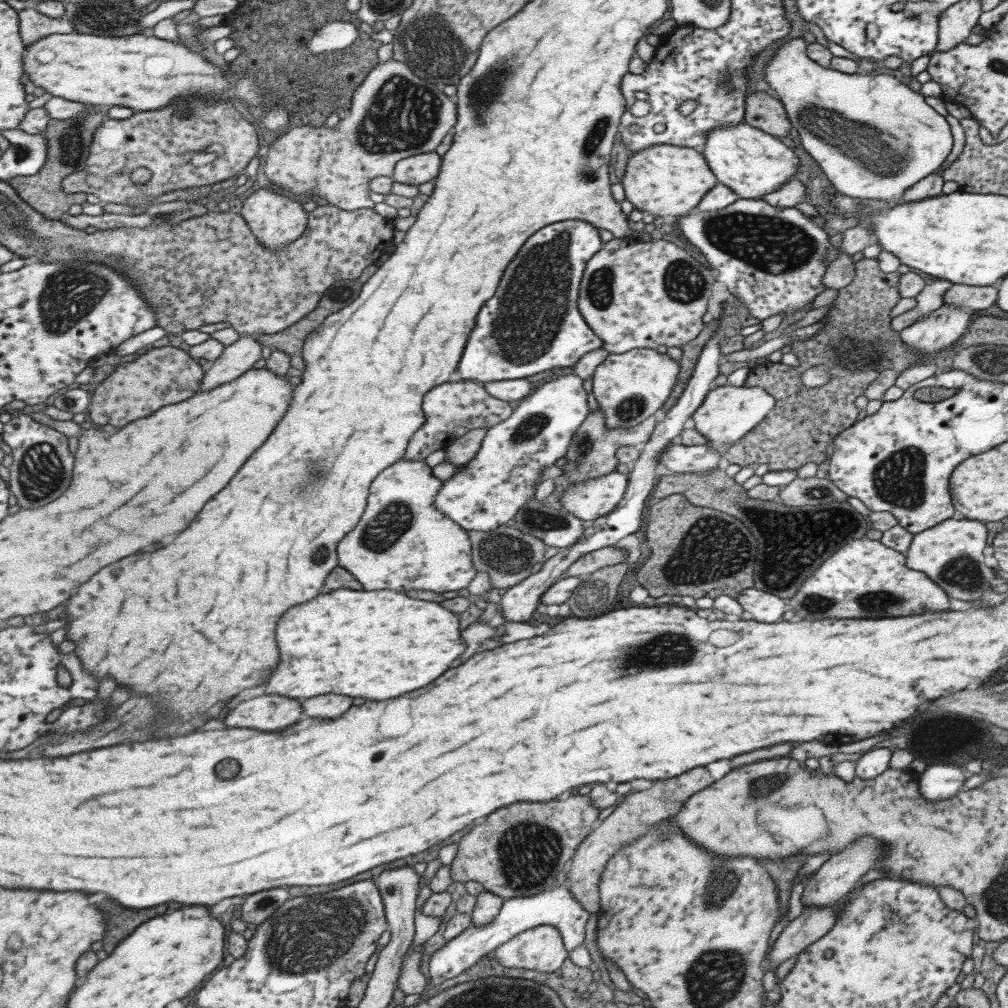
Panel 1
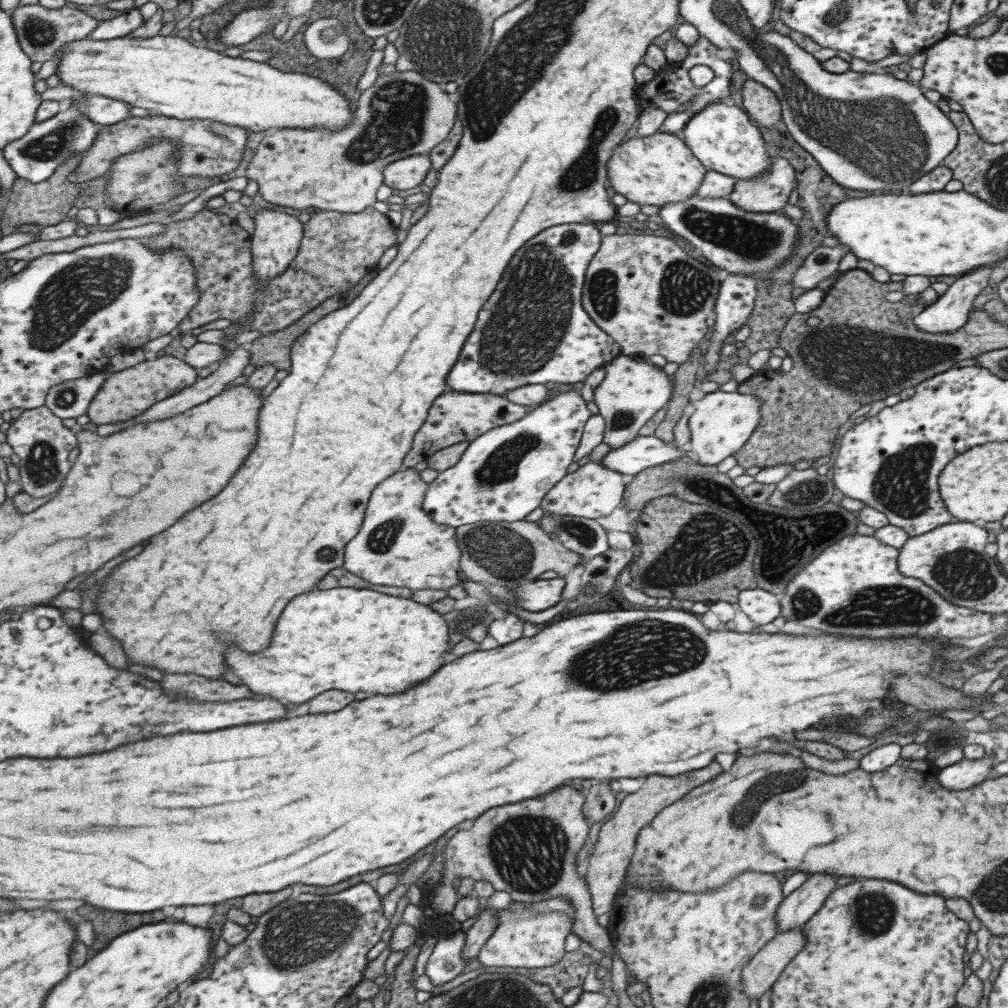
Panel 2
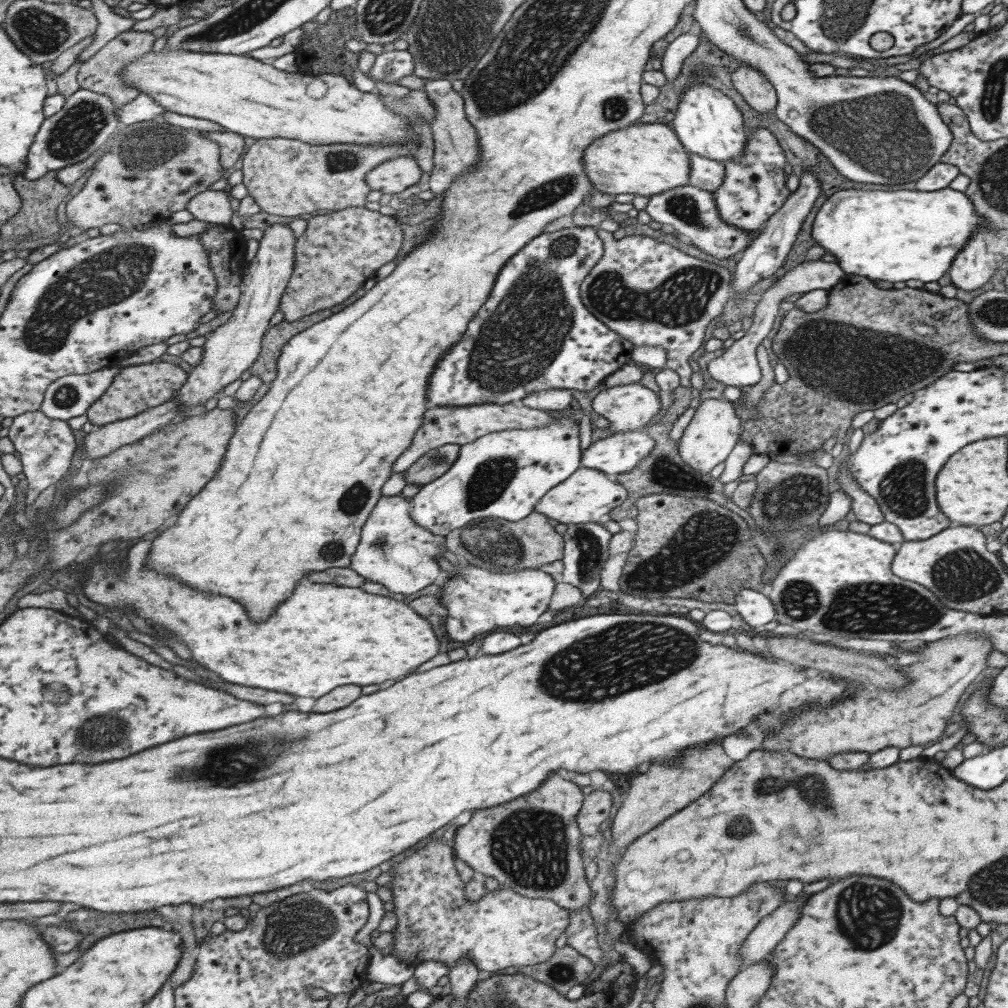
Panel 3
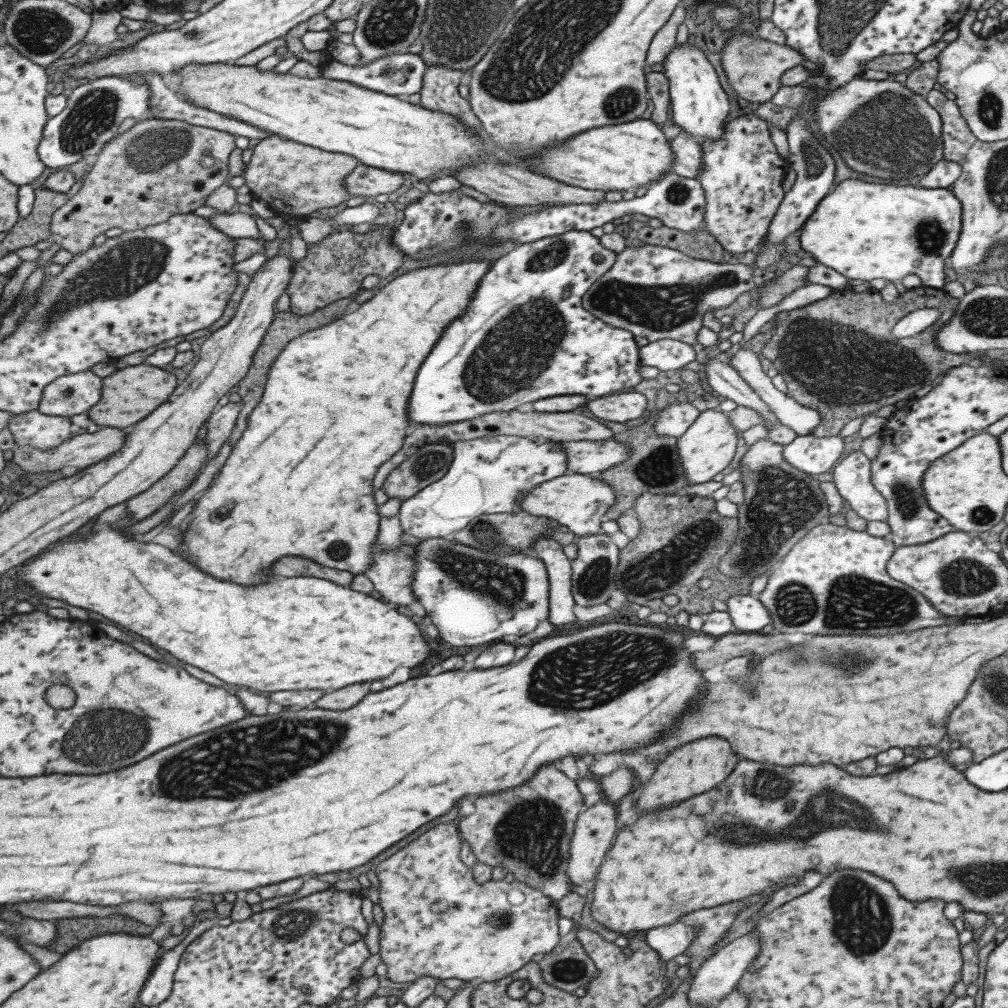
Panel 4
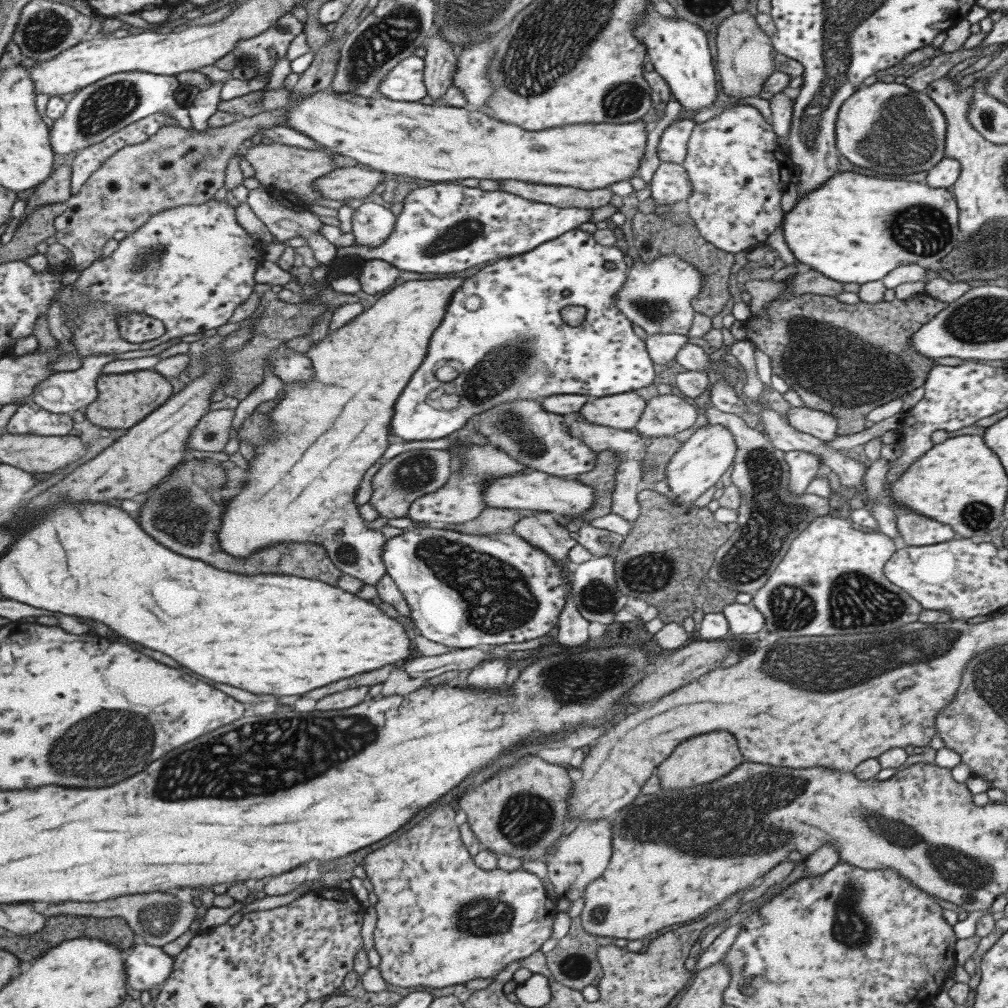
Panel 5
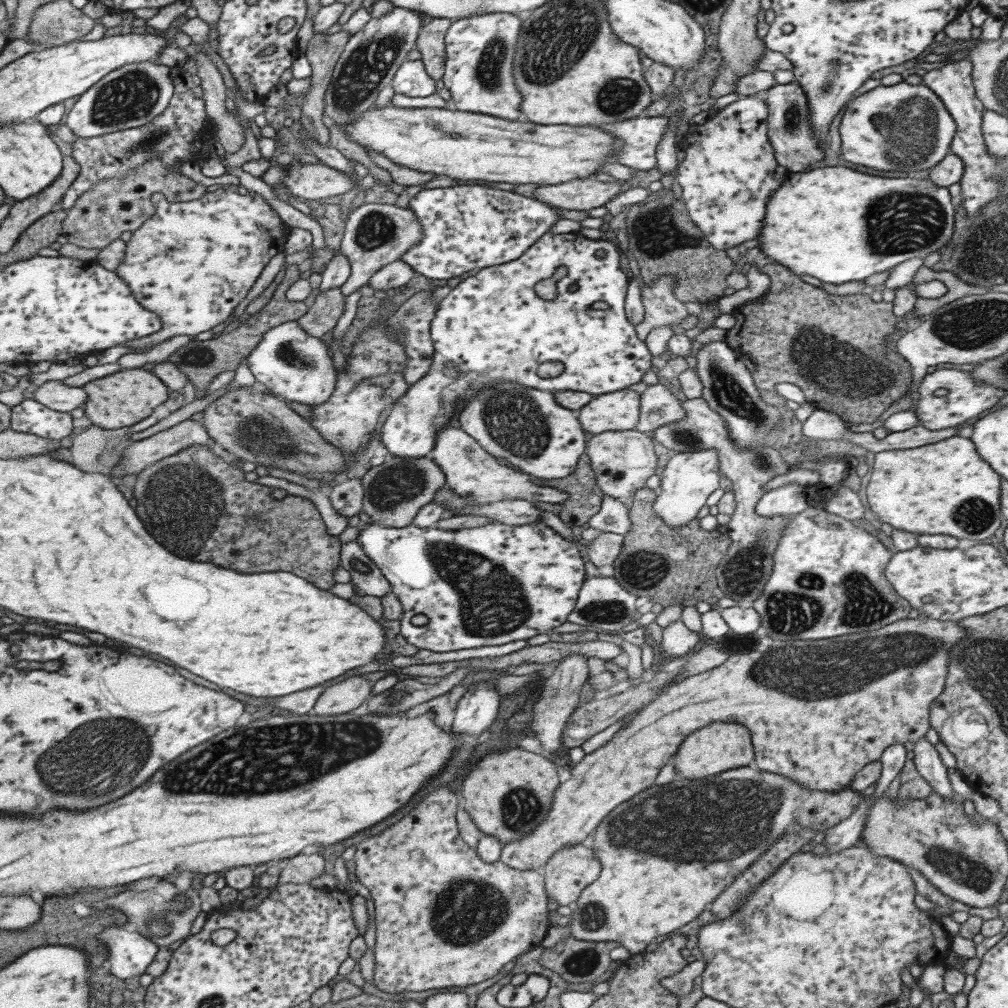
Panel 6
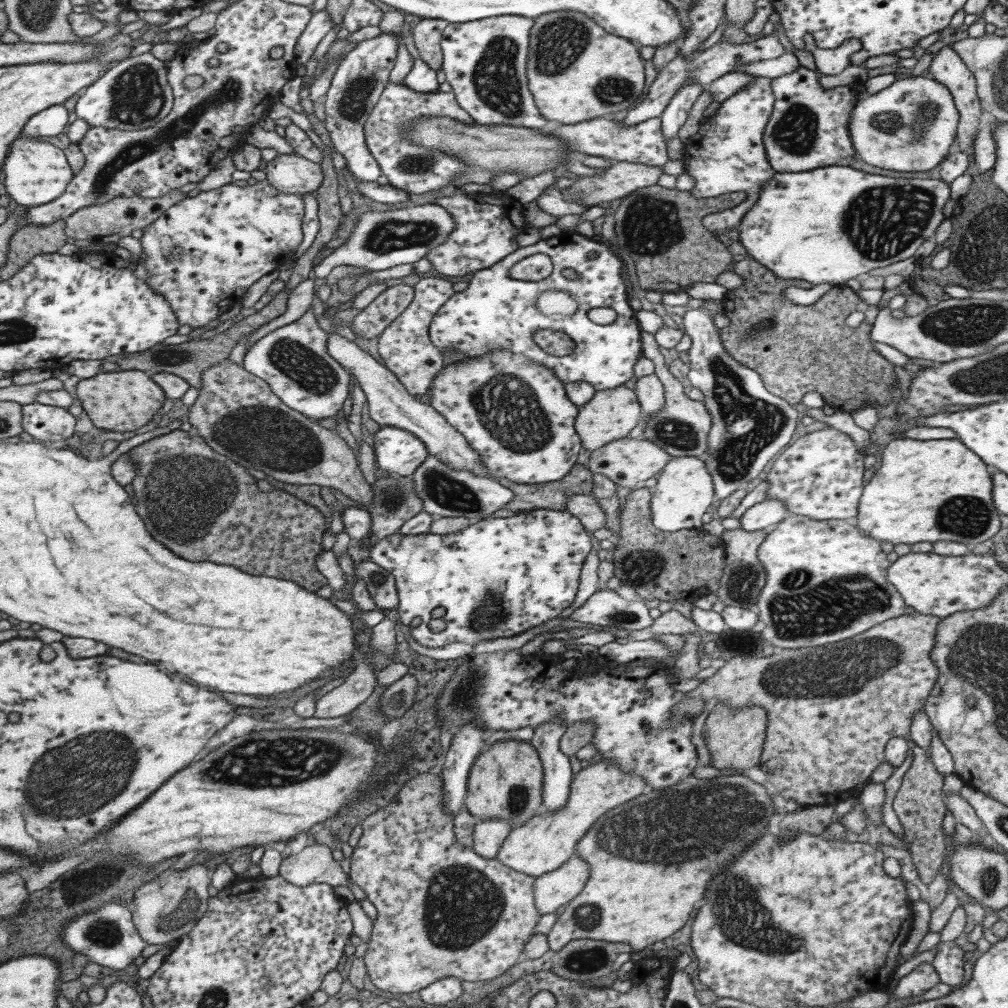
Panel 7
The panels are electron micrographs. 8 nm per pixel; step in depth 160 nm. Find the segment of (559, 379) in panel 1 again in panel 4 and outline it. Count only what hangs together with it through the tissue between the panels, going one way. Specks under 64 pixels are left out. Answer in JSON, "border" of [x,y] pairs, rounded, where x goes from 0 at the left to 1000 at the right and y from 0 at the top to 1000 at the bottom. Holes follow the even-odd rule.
{"border":[[[495,432],[437,439],[447,443],[447,459],[436,476],[398,497],[393,513],[401,530],[418,535],[445,533],[472,512],[512,508],[514,498],[530,482],[562,468],[561,447],[550,438]]]}

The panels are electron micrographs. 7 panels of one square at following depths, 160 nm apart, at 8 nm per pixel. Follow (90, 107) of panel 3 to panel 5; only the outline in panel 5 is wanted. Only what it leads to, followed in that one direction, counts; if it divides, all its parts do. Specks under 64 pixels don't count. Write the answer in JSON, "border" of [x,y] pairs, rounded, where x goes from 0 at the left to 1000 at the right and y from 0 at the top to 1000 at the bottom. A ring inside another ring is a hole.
{"border":[[[117,71],[105,75],[74,91],[65,103],[63,112],[51,124],[51,146],[54,152],[64,155],[89,146],[110,135],[119,127],[135,119],[161,111],[165,116],[174,118],[178,126],[191,128],[187,115],[187,107],[176,103],[173,91],[179,82],[174,74],[150,73],[149,71]]]}

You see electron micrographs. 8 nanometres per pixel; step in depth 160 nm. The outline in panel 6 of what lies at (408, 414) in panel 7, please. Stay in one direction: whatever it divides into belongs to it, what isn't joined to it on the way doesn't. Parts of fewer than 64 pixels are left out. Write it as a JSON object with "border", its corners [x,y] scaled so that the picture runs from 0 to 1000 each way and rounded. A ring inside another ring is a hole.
{"border":[[[447,423],[437,425],[433,431],[430,444],[424,450],[430,460],[434,460],[441,473],[441,481],[453,492],[466,493],[470,500],[489,500],[496,496],[509,496],[510,494],[531,498],[543,498],[543,500],[555,500],[562,496],[563,490],[554,484],[534,481],[529,478],[527,471],[509,464],[502,464],[493,459],[480,444],[477,444],[471,437],[462,429]]]}

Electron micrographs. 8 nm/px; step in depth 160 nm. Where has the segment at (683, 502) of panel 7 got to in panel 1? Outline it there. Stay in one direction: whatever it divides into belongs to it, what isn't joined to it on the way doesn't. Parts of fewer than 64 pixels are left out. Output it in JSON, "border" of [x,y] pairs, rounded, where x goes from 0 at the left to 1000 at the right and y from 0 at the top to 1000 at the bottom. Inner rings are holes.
{"border":[[[723,380],[710,383],[699,392],[695,401],[688,407],[686,415],[688,426],[697,432],[710,447],[718,448],[715,440],[721,438],[723,443],[731,439],[768,404],[769,396],[754,383],[725,383]]]}

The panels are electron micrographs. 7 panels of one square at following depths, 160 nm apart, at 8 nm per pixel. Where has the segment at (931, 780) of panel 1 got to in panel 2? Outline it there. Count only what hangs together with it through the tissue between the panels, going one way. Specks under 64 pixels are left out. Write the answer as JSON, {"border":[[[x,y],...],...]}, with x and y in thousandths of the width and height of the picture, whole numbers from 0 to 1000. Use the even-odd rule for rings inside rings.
{"border":[[[975,750],[973,753],[953,753],[941,760],[930,764],[930,776],[938,784],[956,785],[984,772],[983,760],[987,758],[984,750]]]}

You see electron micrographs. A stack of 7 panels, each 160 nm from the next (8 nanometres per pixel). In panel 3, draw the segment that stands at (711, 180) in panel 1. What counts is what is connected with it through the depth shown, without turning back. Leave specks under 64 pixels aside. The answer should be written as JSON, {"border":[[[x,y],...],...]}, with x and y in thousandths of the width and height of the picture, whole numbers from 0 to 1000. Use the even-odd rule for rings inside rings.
{"border":[[[624,123],[599,133],[578,150],[577,162],[584,183],[604,193],[627,192],[646,195],[682,184],[684,152],[670,132],[658,123]]]}

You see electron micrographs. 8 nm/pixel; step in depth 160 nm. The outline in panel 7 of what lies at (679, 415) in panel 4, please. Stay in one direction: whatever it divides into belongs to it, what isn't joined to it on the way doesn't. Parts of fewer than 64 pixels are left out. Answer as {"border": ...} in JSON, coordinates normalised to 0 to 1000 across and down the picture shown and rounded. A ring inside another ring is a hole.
{"border":[[[646,372],[632,374],[630,387],[632,399],[636,404],[633,420],[623,429],[622,434],[634,437],[637,435],[637,427],[642,415],[654,409],[659,402],[659,387],[656,378]]]}

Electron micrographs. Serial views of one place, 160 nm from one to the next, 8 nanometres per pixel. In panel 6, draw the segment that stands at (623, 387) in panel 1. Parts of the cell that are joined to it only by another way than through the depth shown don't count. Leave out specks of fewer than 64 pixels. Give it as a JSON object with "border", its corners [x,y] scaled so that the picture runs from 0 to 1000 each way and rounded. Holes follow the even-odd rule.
{"border":[[[618,386],[590,392],[571,409],[577,427],[593,432],[598,428],[626,427],[633,418],[635,392]]]}

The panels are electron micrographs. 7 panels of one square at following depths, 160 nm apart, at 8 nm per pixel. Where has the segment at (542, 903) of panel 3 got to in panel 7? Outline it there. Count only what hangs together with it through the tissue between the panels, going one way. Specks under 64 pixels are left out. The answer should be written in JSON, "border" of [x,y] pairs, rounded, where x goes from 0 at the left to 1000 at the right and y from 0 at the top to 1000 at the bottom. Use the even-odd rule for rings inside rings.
{"border":[[[434,764],[421,767],[408,767],[406,774],[394,786],[394,790],[378,804],[366,809],[357,815],[359,821],[352,840],[349,841],[347,850],[347,860],[345,870],[362,886],[363,892],[373,901],[373,910],[369,915],[366,932],[364,932],[364,941],[359,949],[363,966],[371,976],[372,980],[388,984],[388,986],[413,986],[415,982],[430,976],[433,972],[440,968],[450,968],[455,972],[463,974],[475,974],[475,972],[487,972],[499,966],[506,958],[510,957],[517,950],[520,938],[525,933],[531,917],[536,911],[534,903],[531,901],[529,891],[530,871],[520,868],[518,865],[509,864],[508,861],[497,857],[493,852],[482,852],[467,841],[459,839],[453,835],[448,811],[445,807],[439,807],[438,776]]]}

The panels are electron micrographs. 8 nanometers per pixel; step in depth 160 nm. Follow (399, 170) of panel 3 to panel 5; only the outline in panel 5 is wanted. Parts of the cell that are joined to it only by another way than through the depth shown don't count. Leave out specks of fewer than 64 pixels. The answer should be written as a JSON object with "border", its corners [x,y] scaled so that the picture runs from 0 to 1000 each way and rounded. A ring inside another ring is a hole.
{"border":[[[354,163],[333,166],[328,171],[312,179],[311,188],[316,196],[327,198],[361,197],[366,195],[371,187],[384,177],[381,172],[361,169]]]}

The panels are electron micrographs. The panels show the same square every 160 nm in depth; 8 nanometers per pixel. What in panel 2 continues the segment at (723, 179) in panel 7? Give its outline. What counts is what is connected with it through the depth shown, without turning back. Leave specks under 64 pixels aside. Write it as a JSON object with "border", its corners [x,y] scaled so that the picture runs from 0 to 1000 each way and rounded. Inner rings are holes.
{"border":[[[775,155],[764,156],[765,165],[743,179],[729,179],[720,197],[737,210],[763,212],[781,201],[790,179],[787,166]]]}

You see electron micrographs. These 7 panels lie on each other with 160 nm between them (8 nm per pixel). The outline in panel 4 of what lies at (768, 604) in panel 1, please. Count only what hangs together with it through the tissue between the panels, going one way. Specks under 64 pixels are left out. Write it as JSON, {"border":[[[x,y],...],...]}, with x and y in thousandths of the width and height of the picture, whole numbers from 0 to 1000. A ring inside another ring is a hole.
{"border":[[[727,590],[720,595],[721,607],[733,628],[751,628],[764,618],[762,605],[750,591]]]}

